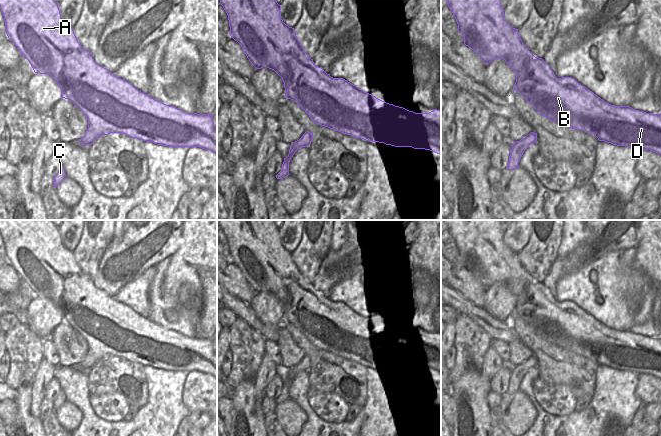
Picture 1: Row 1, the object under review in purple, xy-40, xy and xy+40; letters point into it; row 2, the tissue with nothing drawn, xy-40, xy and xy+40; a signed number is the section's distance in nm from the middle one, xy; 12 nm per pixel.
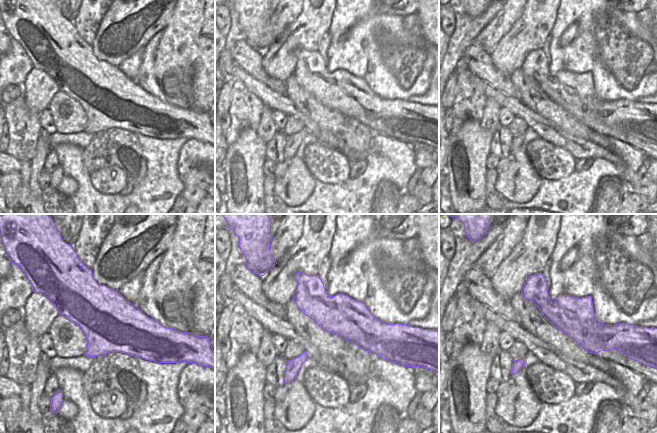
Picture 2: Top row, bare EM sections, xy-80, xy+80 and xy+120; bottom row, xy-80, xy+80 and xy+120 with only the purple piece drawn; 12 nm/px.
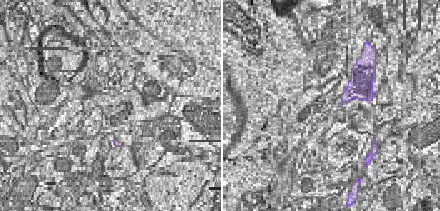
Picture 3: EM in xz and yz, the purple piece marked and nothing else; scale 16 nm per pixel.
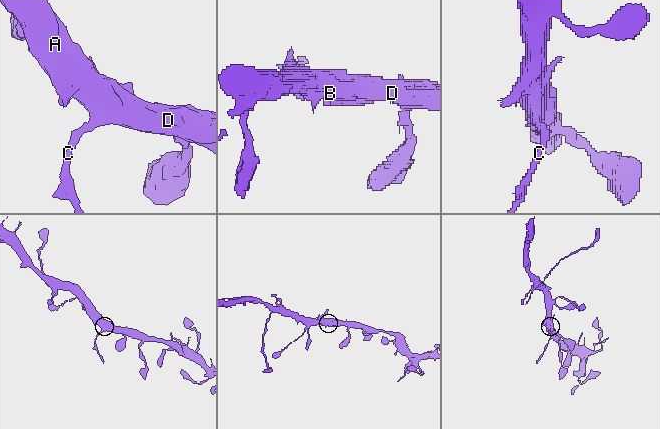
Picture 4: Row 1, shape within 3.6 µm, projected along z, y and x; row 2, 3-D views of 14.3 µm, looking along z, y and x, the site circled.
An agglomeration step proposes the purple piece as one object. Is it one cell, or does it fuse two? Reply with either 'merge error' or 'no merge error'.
merge error

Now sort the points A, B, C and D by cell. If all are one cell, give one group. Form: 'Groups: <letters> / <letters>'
Groups: A B D / C.

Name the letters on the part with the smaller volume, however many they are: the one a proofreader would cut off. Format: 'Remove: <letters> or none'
Remove: C.

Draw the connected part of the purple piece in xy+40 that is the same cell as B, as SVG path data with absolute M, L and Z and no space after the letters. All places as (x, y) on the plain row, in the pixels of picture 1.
M444 220L448 231L458 248L458 255L464 260L464 268L471 272L487 289L497 282L503 282L516 298L514 308L517 314L540 338L551 345L571 353L594 357L599 365L617 370L626 370L638 374L650 374L661 378L661 338L646 337L629 330L615 330L605 326L572 301L557 302L550 290L539 281L535 281L523 268L518 253L513 252L504 243L504 233L498 220Z

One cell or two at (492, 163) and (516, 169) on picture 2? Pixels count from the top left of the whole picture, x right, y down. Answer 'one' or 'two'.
two

